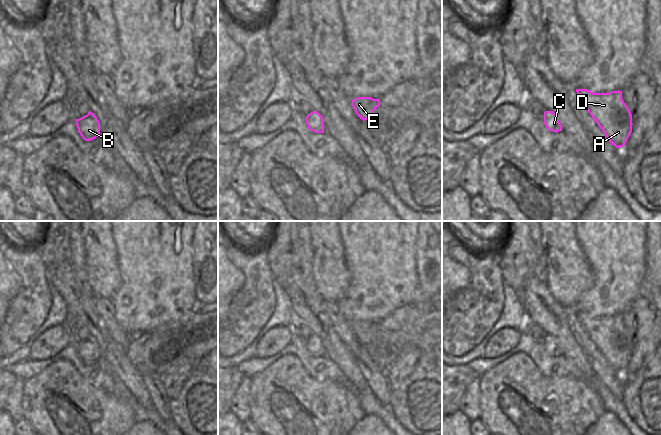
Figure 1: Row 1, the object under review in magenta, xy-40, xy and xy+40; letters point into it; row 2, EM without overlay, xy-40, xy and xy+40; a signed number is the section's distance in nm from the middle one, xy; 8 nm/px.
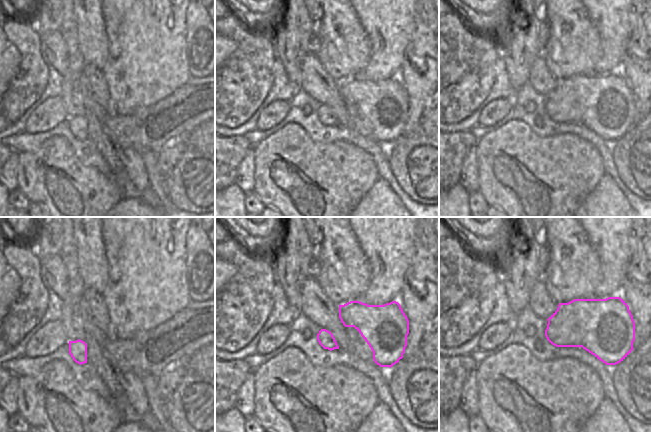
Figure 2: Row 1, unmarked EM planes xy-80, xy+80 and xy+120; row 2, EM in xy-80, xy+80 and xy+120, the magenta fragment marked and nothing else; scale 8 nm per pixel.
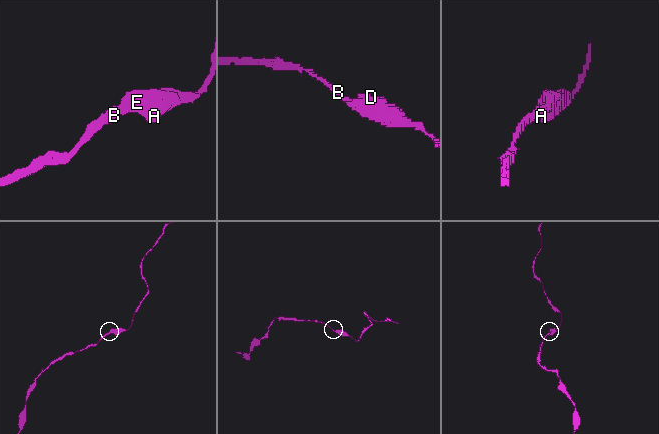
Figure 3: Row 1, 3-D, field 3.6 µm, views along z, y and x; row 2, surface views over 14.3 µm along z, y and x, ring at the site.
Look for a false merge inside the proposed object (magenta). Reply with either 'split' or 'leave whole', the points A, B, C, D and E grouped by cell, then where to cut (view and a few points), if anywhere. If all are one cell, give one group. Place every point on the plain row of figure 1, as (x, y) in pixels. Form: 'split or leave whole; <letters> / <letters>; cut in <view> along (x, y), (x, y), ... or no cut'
leave whole; A B C D E; no cut

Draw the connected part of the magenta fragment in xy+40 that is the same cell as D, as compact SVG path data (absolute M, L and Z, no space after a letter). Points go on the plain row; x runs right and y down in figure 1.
M587 313L576 316L600 353L616 372L623 371L632 356L632 338L622 324L621 315L593 317Z

